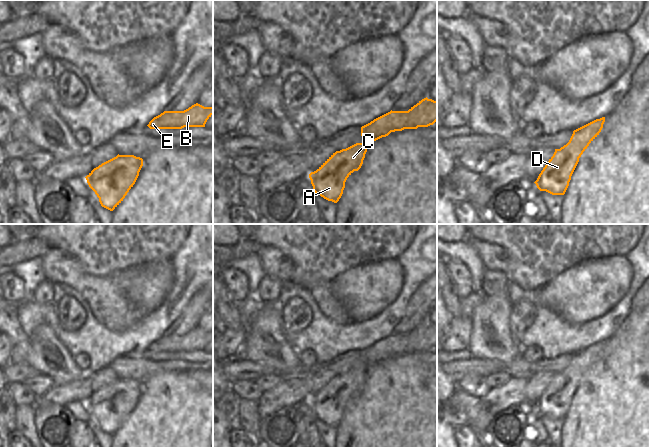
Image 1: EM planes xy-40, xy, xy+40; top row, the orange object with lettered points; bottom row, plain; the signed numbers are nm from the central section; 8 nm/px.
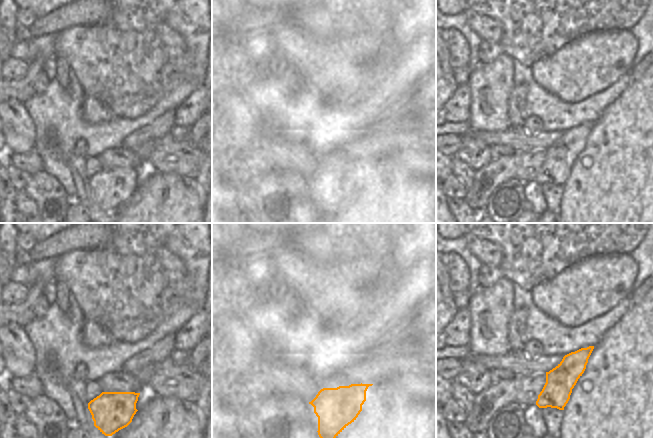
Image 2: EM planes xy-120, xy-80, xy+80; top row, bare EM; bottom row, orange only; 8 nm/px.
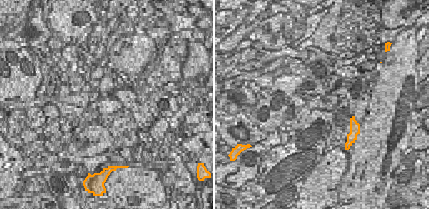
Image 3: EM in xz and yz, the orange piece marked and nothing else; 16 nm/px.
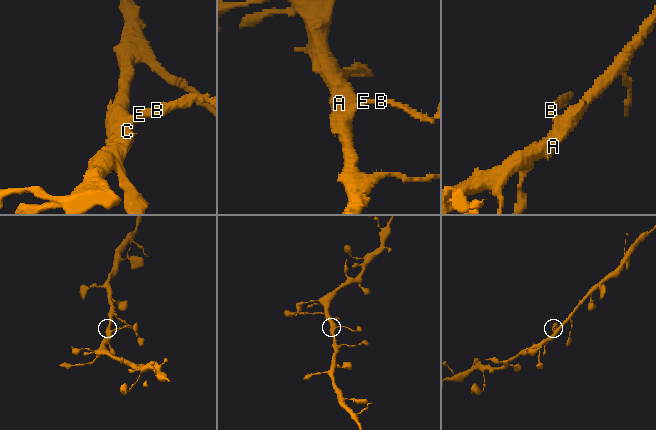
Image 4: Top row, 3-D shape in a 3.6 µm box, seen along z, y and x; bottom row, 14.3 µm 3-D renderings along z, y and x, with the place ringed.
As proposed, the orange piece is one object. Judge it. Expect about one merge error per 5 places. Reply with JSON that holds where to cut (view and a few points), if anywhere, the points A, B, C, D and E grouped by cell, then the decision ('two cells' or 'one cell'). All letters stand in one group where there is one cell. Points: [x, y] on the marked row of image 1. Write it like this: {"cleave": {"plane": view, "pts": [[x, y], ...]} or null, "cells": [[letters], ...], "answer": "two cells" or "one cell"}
{"cleave": null, "cells": [["A", "B", "C", "D", "E"]], "answer": "one cell"}

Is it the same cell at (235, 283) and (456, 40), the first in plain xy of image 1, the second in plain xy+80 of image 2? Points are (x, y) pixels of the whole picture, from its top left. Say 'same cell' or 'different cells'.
same cell

